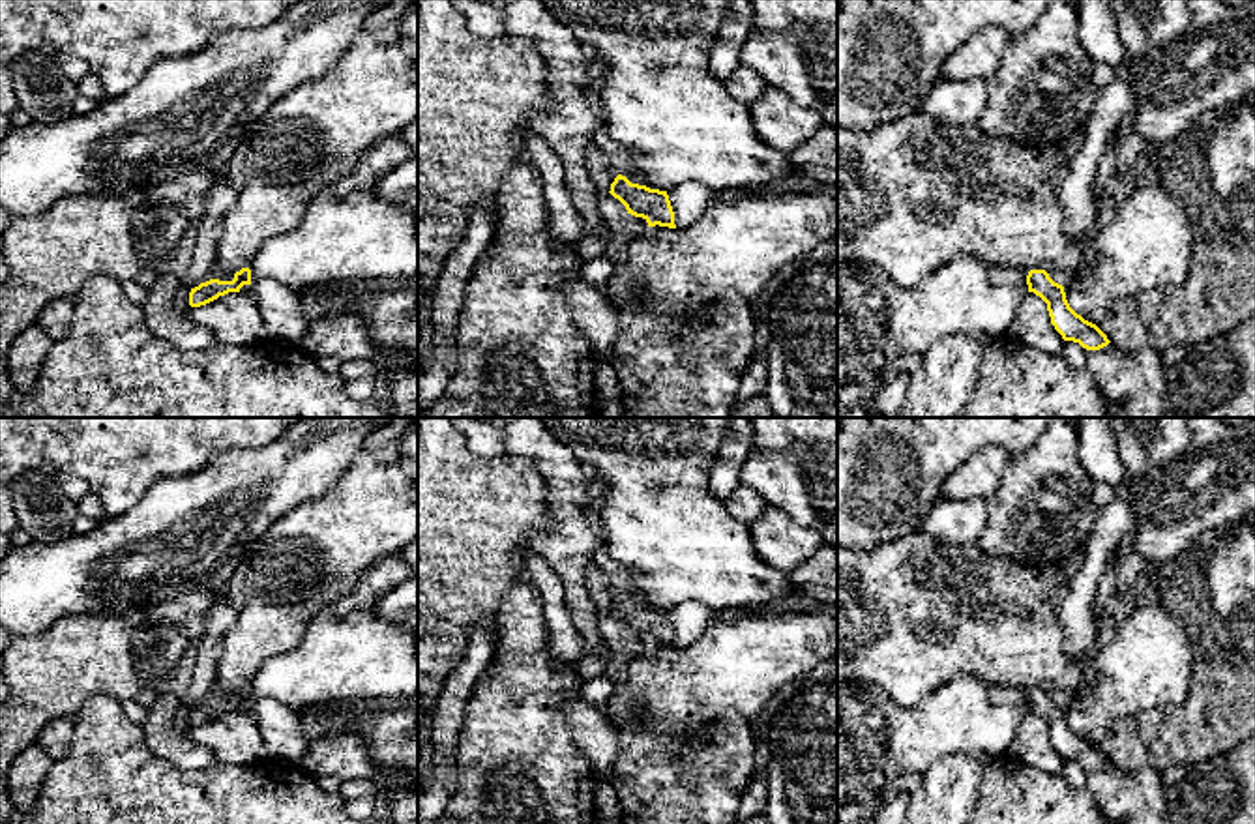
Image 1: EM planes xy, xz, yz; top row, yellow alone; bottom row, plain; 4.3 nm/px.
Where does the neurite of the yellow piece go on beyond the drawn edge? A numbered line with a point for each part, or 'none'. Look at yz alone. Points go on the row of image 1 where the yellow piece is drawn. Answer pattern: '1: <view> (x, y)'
1: yz (999, 276)

